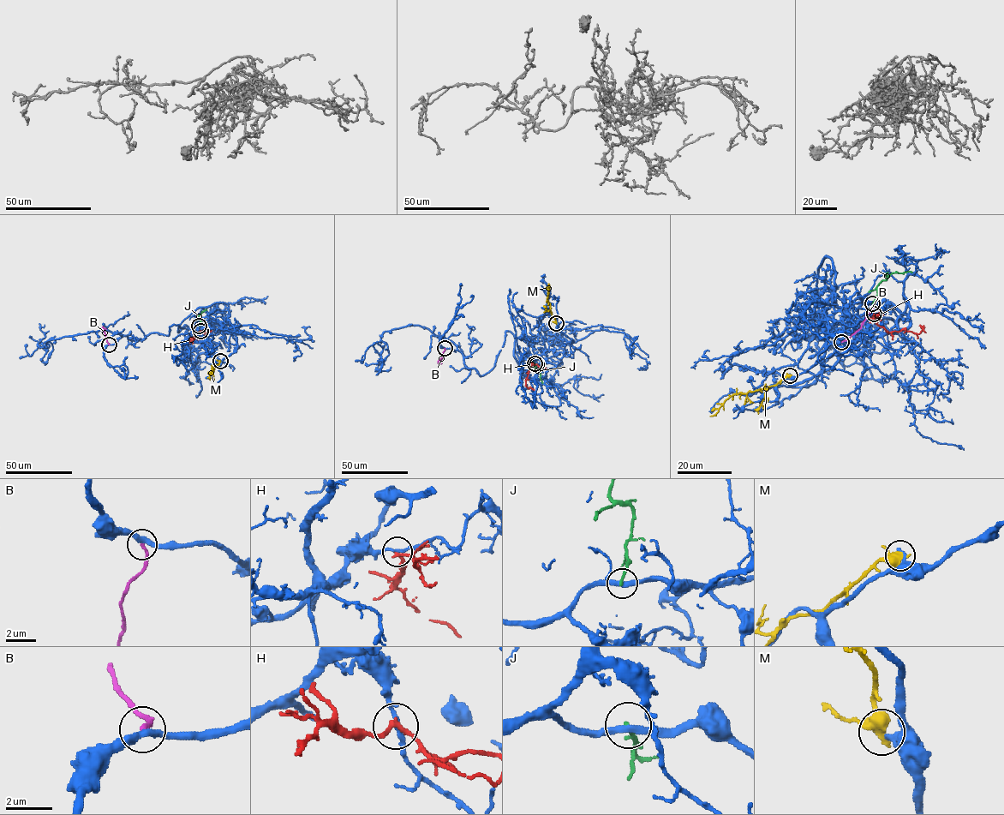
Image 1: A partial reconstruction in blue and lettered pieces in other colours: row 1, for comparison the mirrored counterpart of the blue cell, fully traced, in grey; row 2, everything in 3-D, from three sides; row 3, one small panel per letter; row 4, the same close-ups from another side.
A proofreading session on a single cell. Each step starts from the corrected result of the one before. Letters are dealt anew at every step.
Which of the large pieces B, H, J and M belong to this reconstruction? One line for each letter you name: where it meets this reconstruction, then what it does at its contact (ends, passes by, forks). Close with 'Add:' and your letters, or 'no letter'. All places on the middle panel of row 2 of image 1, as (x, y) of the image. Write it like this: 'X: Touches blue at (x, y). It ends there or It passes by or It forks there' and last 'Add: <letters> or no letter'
Add: no letter

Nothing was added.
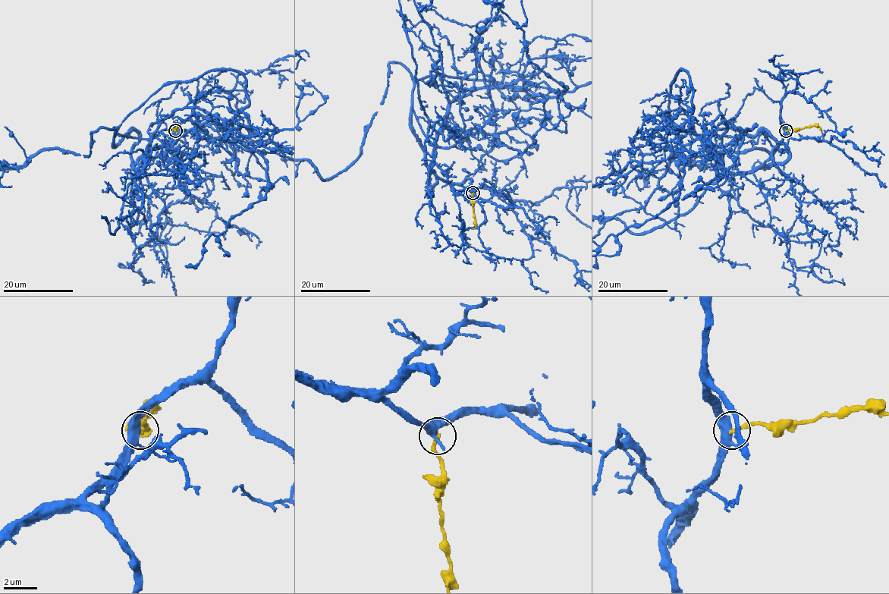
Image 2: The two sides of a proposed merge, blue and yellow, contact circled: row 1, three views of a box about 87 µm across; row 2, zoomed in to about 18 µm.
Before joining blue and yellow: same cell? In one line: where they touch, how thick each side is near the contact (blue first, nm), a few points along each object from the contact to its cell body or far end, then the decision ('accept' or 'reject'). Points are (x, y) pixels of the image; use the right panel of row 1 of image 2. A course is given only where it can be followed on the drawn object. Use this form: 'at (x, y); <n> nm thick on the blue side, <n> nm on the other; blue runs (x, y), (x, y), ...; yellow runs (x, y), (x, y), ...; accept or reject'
at (786, 130); 420 nm thick on the blue side, 240 nm on the other; yellow runs (786, 130), (818, 126), (821, 131); reject

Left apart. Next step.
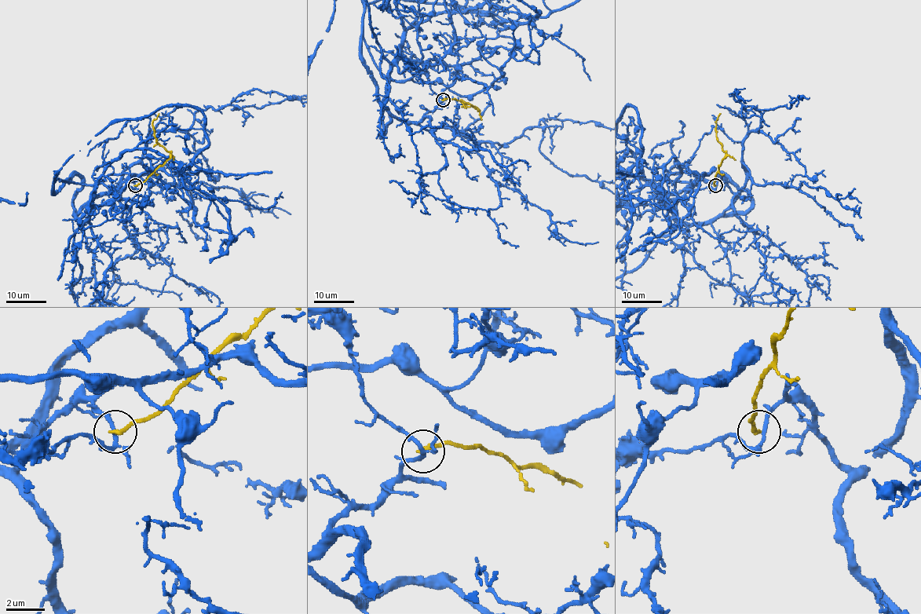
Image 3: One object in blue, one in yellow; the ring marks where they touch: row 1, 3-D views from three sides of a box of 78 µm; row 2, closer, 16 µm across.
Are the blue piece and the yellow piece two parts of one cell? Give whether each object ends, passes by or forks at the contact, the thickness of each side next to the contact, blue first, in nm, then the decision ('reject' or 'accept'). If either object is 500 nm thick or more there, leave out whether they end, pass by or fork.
blue forks there; yellow ends there; 150 nm thick on the blue side, 200 nm on the other; reject

